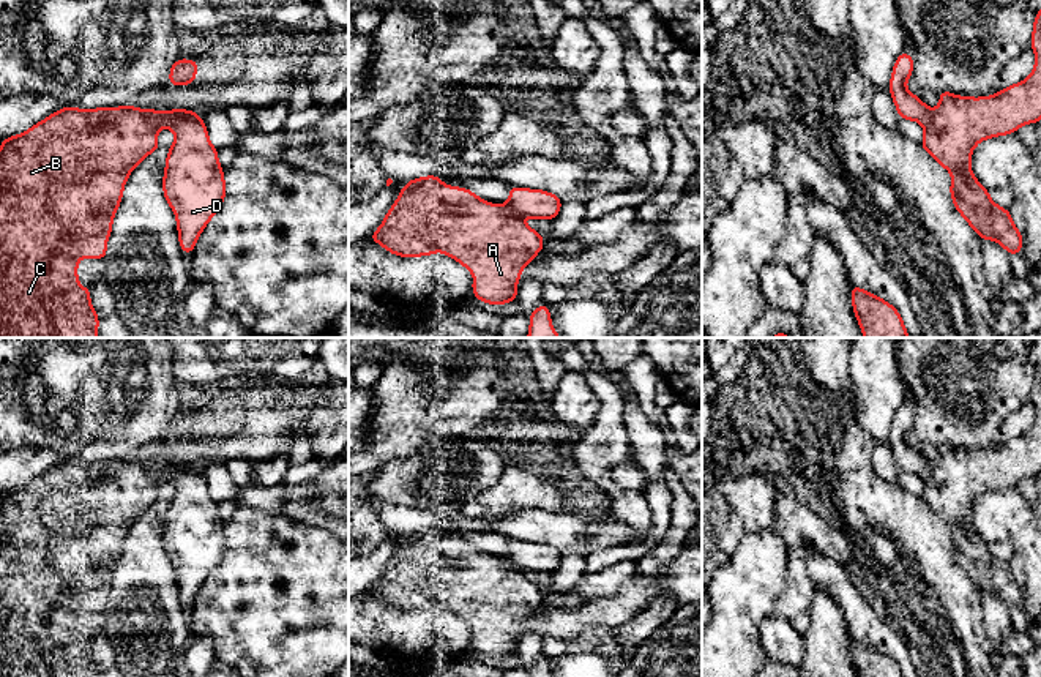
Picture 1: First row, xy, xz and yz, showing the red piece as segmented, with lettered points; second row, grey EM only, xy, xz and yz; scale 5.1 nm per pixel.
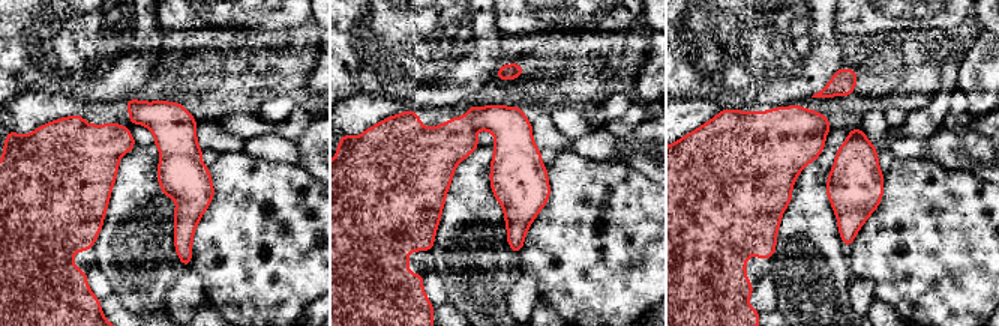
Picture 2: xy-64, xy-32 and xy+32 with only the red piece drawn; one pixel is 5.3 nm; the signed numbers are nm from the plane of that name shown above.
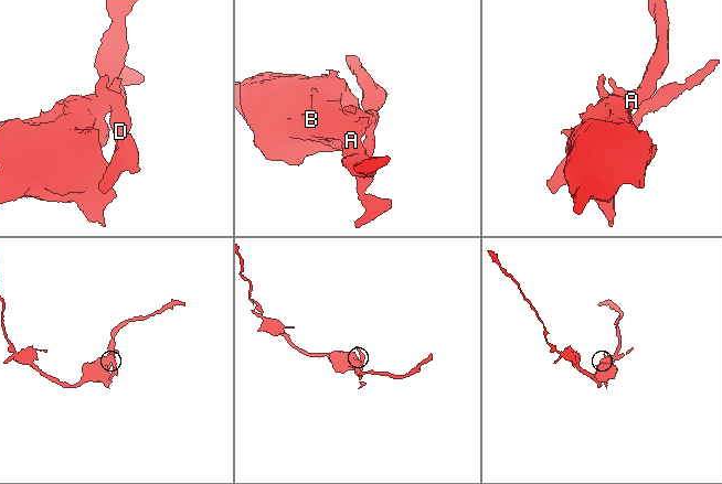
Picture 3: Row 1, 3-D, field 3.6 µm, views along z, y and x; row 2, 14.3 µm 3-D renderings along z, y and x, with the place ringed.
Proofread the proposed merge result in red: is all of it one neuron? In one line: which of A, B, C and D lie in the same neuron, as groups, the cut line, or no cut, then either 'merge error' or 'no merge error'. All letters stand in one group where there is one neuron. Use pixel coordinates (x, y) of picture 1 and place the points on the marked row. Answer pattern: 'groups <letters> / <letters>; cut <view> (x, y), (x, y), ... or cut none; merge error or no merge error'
groups A B C / D; cut xz (497, 205), (502, 212), (518, 216); merge error

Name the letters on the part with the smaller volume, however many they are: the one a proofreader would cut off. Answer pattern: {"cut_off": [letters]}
{"cut_off": ["D"]}

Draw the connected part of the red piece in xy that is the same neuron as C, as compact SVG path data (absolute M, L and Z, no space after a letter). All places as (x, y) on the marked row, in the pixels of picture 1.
M134 106L63 107L0 147L0 338L98 338L90 289L77 282L80 257L104 259L129 172L159 148L150 118Z

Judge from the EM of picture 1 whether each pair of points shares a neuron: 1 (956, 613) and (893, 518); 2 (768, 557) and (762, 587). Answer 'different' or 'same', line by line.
1: same
2: same

